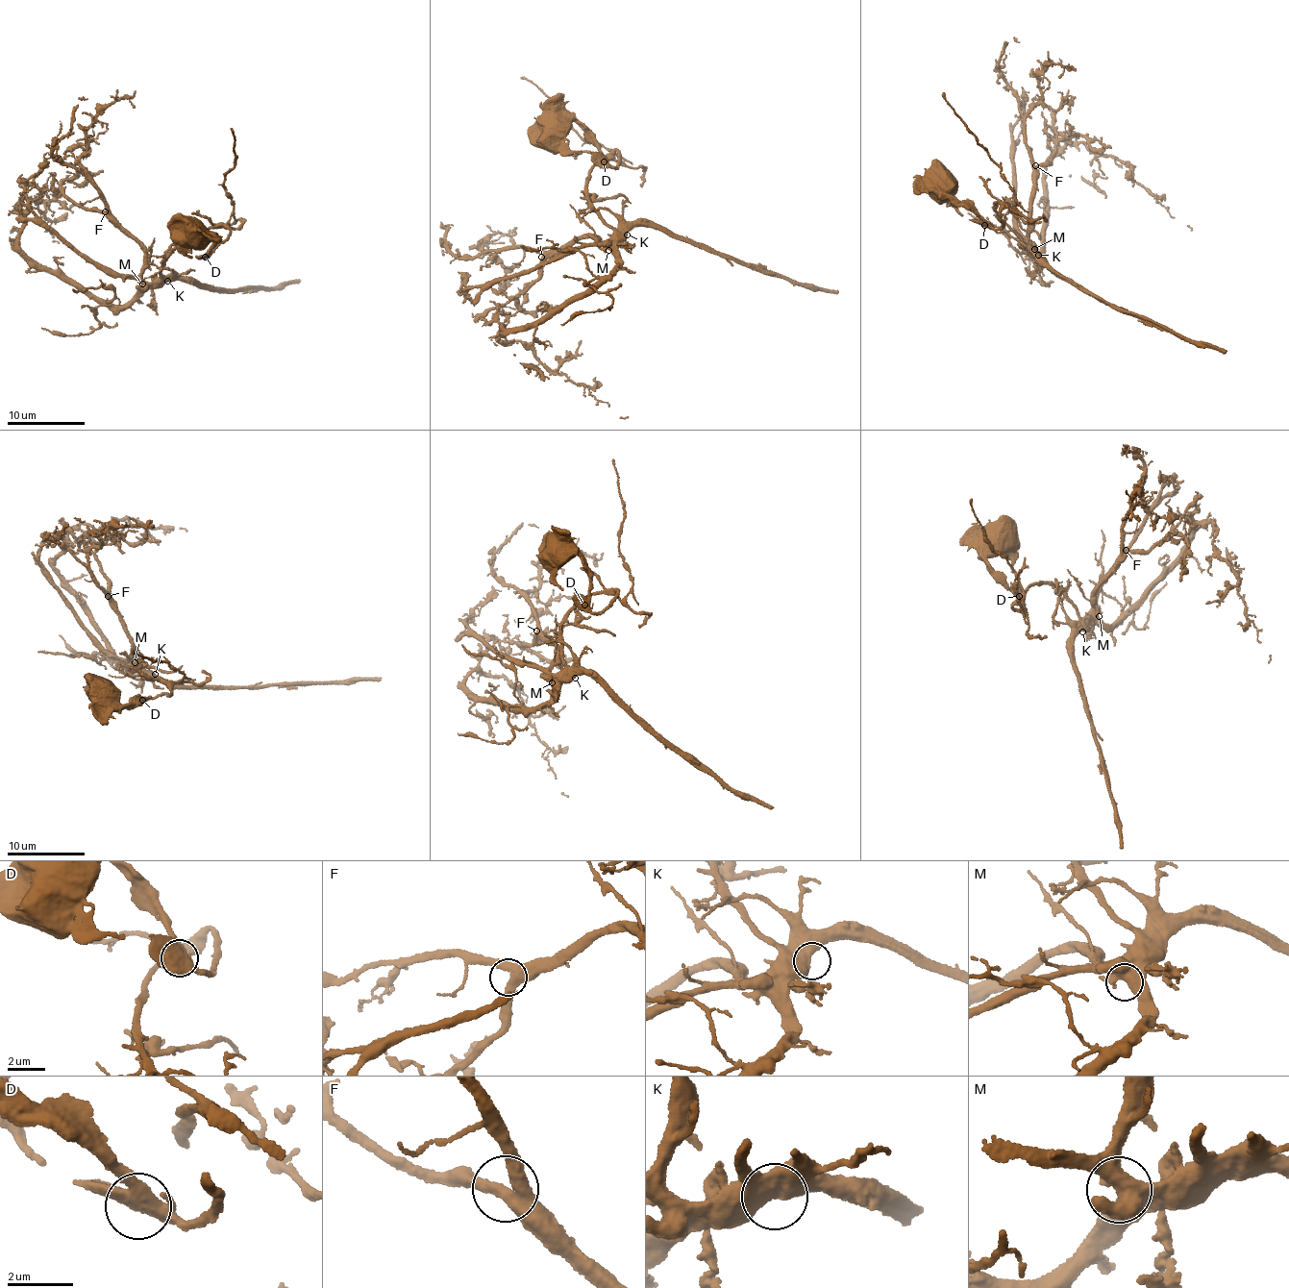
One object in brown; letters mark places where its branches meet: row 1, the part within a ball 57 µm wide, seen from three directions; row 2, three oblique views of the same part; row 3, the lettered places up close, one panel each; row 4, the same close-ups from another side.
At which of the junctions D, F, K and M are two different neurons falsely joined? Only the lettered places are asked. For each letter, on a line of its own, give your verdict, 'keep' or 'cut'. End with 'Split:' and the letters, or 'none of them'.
D: keep
F: keep
K: keep
M: keep
Split: none of them

